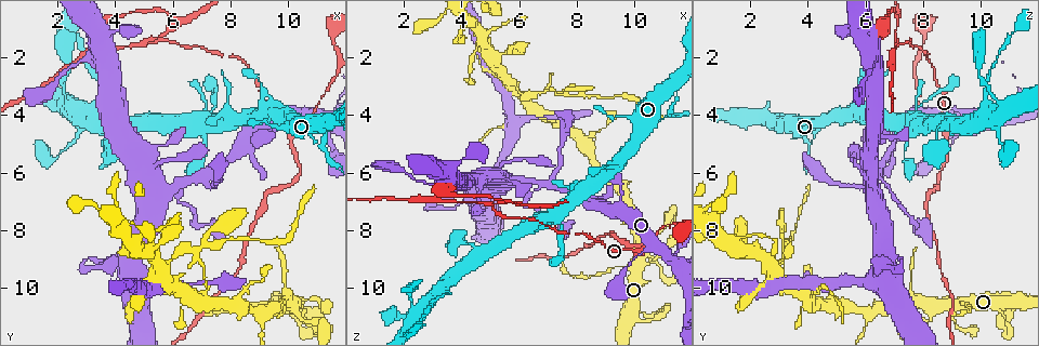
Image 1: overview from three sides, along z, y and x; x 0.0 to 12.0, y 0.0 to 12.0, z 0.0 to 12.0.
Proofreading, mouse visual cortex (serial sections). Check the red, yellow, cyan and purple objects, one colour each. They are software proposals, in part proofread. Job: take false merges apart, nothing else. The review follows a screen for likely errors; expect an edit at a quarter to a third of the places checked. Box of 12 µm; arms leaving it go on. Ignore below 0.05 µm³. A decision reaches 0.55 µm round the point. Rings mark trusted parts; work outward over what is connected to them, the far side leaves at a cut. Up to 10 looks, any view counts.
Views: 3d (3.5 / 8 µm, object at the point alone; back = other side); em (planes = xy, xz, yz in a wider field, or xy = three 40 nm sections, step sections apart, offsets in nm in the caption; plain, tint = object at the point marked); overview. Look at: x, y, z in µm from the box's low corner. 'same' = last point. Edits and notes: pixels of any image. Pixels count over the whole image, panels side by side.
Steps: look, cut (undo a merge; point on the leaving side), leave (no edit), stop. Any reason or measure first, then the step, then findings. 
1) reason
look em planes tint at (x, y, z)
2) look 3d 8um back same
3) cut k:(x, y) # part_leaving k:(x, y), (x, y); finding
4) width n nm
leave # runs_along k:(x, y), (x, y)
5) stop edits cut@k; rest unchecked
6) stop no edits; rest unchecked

thick turns thin
look 3d 3.5um back at (6.7, 6.2, 6.3)

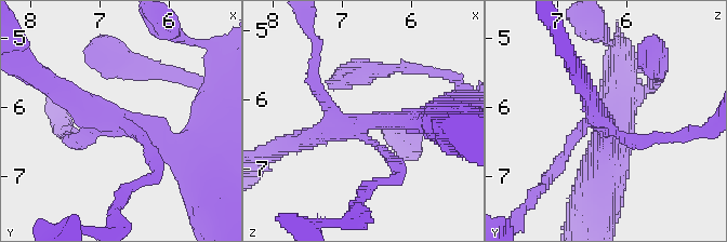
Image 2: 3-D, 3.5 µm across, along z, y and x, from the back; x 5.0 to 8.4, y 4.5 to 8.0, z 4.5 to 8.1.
arms 4; arm_widths 150, 150, 300, 350 nm; now the EM
look em xy step 2 tint at (6.75, 6.20, 6.35)

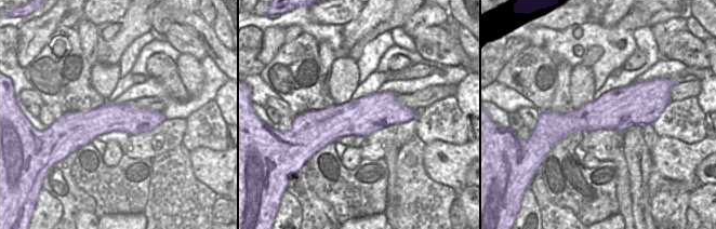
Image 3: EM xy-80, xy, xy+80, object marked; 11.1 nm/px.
leave # runs_along 2:(57, 85), (181, 151); all the same cell

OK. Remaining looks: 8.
a narrow waist
look 3d 3.5um at (7.3, 7.9, 7.8)

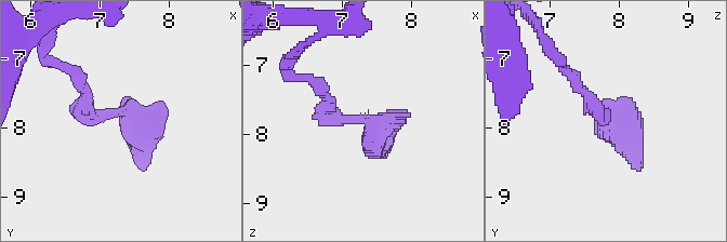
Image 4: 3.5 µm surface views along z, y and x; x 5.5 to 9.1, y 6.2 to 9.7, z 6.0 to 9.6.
look em xy step 2 tint at (7.30, 7.80, 7.80)

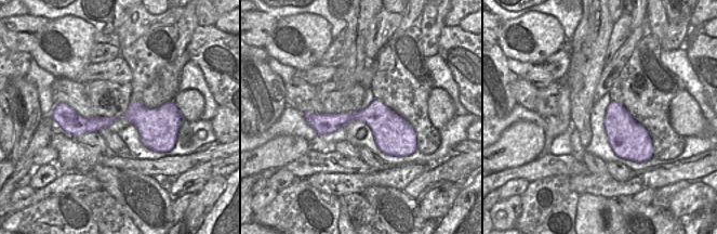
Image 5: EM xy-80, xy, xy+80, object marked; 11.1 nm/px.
leave # runs_along 5:(315, 116), (408, 127); continuous, no second cell

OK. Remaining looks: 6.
two arms in line, one across
look em xy step 5 tint at (6.5, 10.3, 3.9)

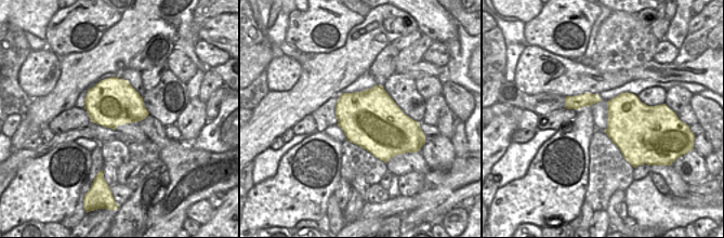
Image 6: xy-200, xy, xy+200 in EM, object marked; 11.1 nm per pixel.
look 3d 3.5um same

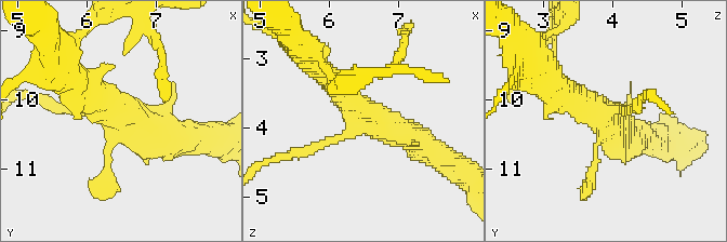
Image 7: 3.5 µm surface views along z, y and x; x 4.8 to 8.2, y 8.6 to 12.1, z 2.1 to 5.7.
leave # runs_along 7:(426, 148), (373, 121), (320, 68); all the same cell

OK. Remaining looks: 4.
arms part here
look 3d 3.5um back at (7.0, 8.5, 3.2)

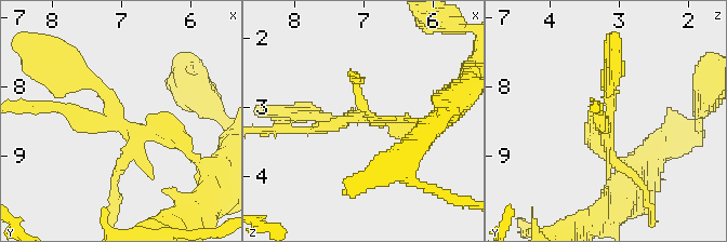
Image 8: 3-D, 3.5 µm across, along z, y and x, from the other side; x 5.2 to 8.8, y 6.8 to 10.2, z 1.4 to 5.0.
arms 3; arm_widths 150, 150, 250 nm; now the EM
look em xy step 3 plain at (7.00, 8.50, 3.15)

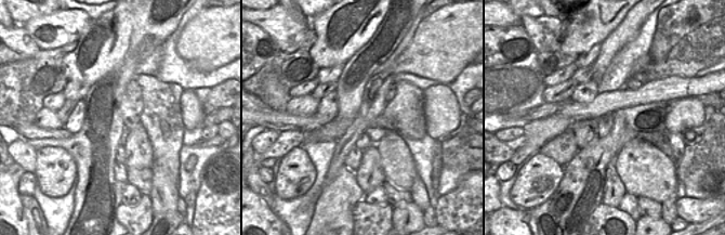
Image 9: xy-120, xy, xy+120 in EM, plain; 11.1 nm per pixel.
where the object lies
look em xy step 3 tint same

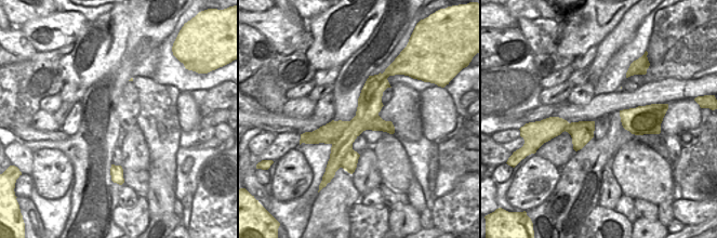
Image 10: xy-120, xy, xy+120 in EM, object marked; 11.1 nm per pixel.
cut 8:(107, 125) # part_leaving 8:(145, 129), (118, 122), (115, 105), (68, 69); two cells meet here

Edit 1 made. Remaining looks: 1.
stop edits cut@8; rest unchecked

